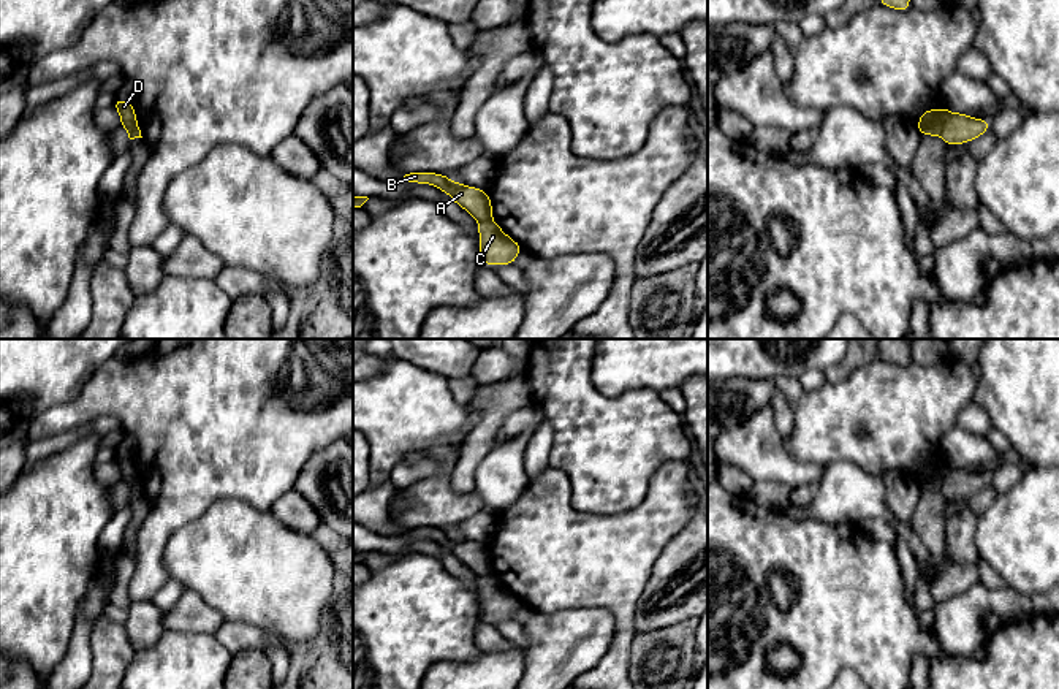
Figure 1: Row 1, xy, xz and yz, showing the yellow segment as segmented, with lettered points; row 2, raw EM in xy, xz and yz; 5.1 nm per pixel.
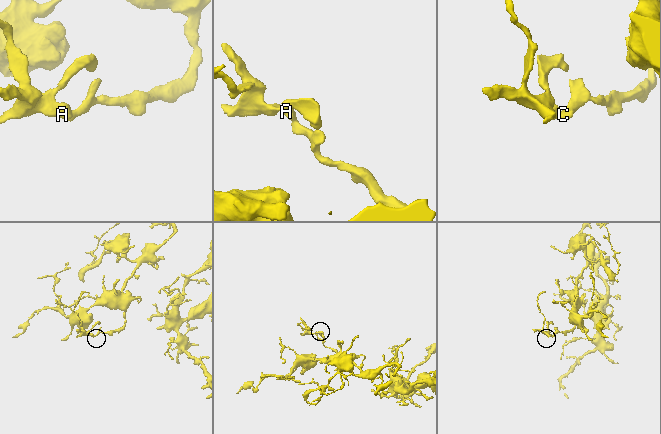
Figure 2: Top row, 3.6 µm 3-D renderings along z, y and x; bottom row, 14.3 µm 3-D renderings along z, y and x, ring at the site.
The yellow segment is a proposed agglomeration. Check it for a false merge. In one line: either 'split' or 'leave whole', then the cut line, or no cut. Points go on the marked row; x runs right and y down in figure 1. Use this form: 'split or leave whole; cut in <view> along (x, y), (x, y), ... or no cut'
split; cut in yz along (950, 113), (939, 133)

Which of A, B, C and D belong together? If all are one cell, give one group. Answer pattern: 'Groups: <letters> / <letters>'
Groups: A B D / C

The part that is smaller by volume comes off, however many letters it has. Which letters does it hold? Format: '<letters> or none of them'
A, B, D

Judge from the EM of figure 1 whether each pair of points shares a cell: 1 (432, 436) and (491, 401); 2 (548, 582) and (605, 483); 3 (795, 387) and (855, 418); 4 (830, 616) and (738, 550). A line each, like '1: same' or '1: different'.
1: different
2: different
3: different
4: same

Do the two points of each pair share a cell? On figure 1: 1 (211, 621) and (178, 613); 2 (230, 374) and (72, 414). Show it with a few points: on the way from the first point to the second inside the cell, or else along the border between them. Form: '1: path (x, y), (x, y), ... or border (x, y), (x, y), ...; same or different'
1: path (203, 620), (185, 615); same
2: path (190, 392), (111, 392); same

